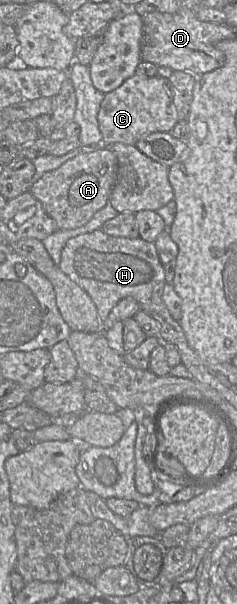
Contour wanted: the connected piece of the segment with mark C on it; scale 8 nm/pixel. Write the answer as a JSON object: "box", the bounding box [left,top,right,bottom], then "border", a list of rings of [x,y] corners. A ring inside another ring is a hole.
{"box":[98,73,178,146],"border":[[[138,73],[105,94],[98,113],[99,129],[106,146],[114,143],[136,145],[147,134],[170,132],[178,121],[169,80],[160,76],[141,76]]]}

